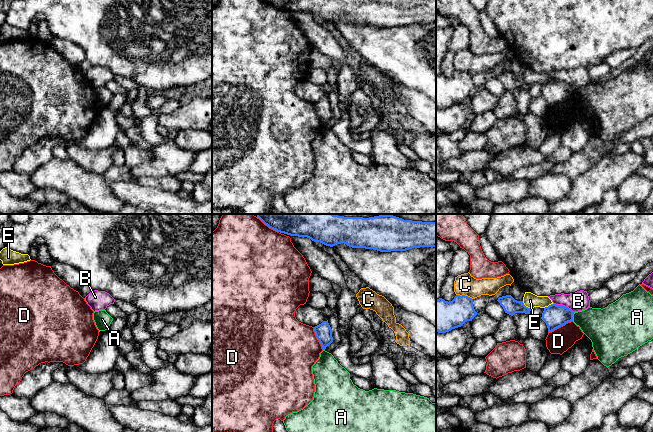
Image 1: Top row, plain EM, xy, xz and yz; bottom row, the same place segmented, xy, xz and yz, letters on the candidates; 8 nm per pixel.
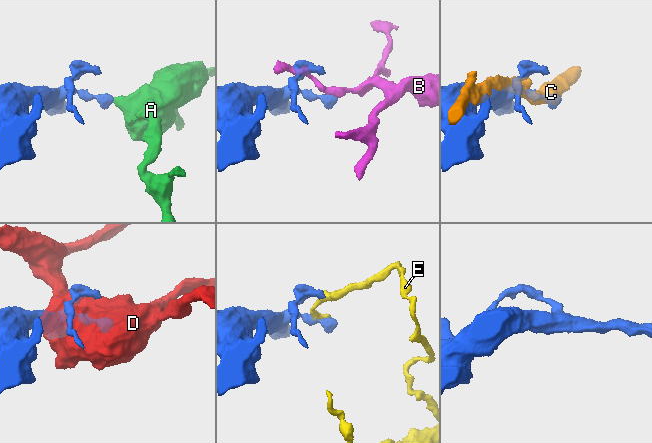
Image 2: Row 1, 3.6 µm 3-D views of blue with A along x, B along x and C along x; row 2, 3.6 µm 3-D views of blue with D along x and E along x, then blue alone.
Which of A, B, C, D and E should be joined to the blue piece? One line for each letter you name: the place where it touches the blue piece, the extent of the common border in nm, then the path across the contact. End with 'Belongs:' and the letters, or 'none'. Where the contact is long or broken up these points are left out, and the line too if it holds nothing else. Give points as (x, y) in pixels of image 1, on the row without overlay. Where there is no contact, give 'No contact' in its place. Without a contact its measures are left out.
Belongs: none

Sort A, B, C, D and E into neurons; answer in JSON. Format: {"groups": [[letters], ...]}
{"groups": [["A"], ["B"], ["C"], ["D"], ["E"]]}

